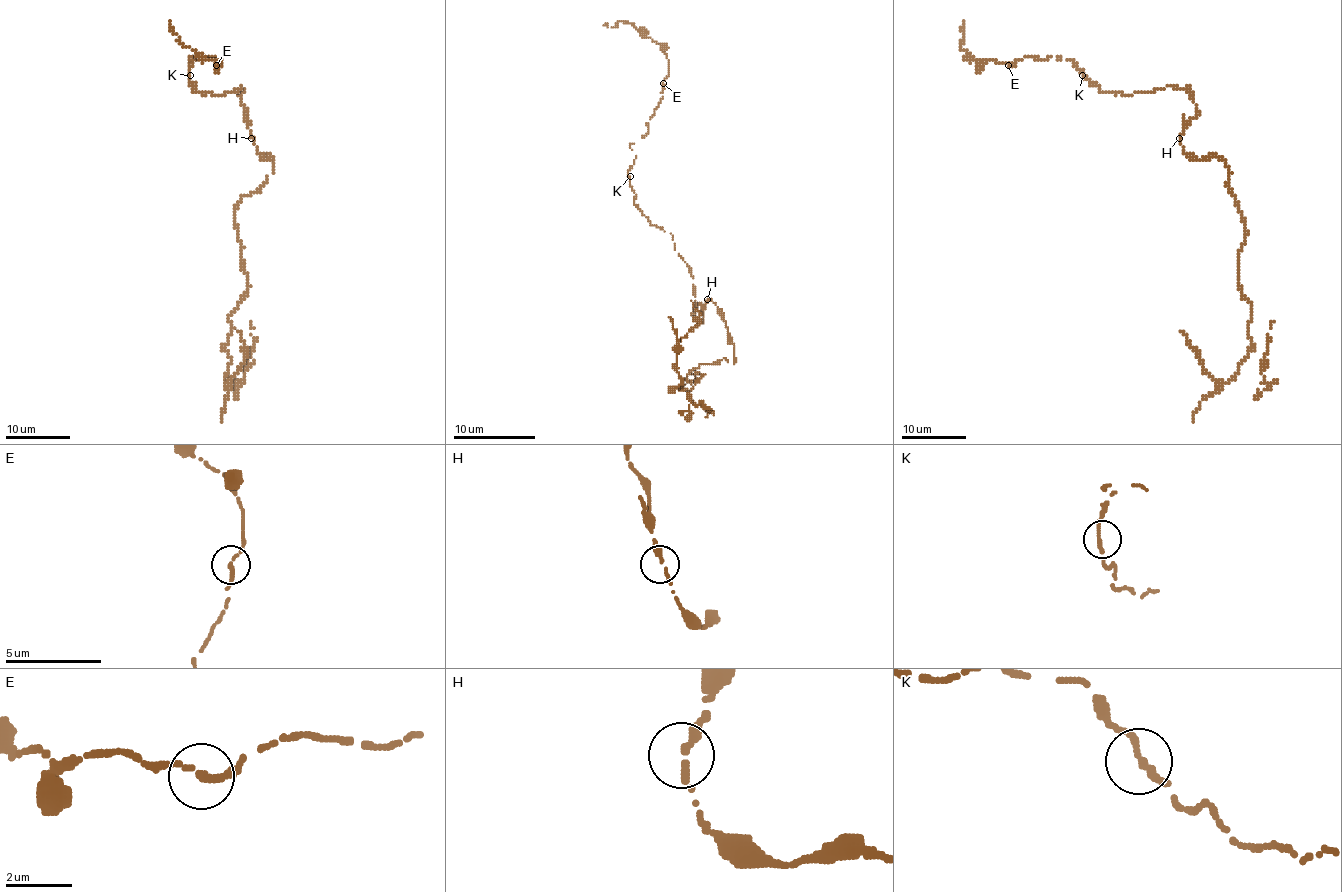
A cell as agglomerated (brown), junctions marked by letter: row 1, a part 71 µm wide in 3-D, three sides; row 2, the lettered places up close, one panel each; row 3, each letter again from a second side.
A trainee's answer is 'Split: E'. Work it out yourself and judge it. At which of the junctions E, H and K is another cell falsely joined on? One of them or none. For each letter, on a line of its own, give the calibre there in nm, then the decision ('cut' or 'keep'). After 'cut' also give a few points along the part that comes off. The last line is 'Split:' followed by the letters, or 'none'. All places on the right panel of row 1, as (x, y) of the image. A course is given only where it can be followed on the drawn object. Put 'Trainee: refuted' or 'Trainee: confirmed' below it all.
E: calibre 200 nm; keep
H: calibre 200 nm; keep
K: calibre 200 nm; keep
Split: none
Trainee: refuted

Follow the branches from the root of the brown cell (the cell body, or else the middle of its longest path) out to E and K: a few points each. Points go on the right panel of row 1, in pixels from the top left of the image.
E: (1181, 138), (1195, 115), (1194, 98), (1183, 88), (1115, 94), (1092, 85), (1071, 59), (1024, 57), (1008, 65)
K: (1181, 138), (1184, 127), (1195, 115), (1194, 98), (1183, 88), (1115, 94), (1102, 91), (1082, 75)

